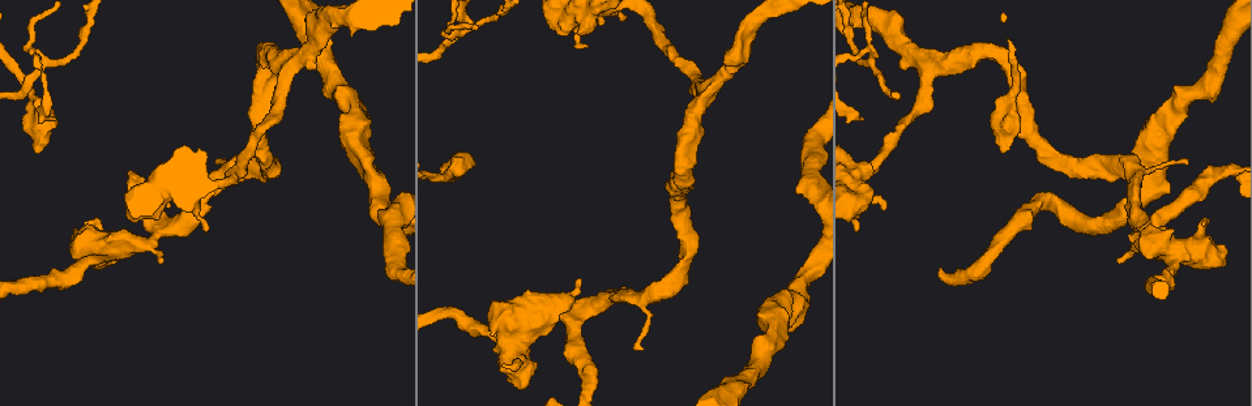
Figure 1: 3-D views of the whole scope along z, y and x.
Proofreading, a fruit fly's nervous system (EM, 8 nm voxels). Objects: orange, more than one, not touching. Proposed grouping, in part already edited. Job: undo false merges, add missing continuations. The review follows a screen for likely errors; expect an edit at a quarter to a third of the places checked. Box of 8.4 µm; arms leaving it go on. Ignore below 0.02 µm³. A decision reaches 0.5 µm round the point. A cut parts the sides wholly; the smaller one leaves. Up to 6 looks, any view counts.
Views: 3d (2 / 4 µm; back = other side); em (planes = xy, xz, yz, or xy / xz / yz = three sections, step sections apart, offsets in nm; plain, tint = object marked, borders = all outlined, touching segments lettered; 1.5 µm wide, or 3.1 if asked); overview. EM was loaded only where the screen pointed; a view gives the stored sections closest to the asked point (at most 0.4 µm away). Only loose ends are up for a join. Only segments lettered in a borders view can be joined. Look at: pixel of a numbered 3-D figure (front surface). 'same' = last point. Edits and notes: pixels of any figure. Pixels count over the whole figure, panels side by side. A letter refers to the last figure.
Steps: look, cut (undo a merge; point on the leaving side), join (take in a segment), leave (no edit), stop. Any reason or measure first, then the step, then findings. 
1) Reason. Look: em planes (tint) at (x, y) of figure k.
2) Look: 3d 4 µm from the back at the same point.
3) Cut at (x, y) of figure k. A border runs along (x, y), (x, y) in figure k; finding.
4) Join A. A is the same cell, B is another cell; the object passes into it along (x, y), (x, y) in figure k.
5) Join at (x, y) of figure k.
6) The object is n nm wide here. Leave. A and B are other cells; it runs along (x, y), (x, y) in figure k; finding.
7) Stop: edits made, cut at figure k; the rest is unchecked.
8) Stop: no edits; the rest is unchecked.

Calibre changes. Look: em planes (tint) at (444, 178) of figure 1.

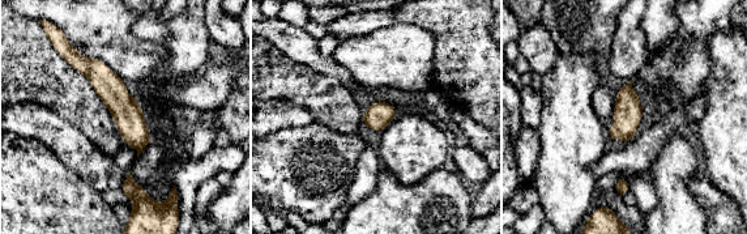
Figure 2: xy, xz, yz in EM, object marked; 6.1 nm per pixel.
What lies round it. Look: em planes (borders) at the same point.

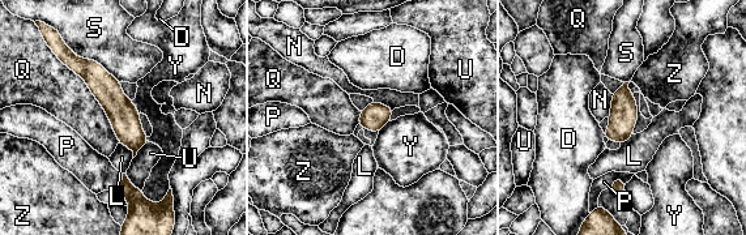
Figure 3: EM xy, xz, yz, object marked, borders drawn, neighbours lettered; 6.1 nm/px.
The longest contact is with Q, 650 nm. Leave. D, L, N, P, Q, S, U, Y and Z are other cells; it runs along (72, 58), (118, 106), (135, 149) in figure 3; continuous, no second neuron.

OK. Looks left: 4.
Branch stops here. Look: em planes (borders) at (582, 31) of figure 1.

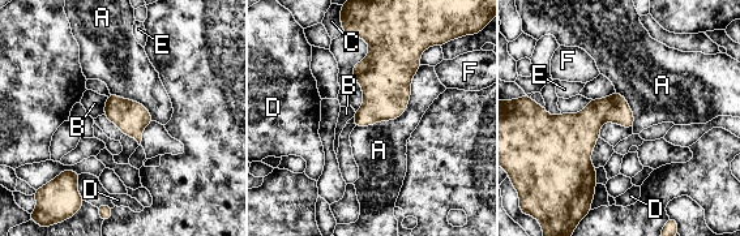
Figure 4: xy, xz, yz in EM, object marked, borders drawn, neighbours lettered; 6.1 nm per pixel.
Leave. A, B, C, D, E and F are other cells; a border runs along (420, 64), (402, 114), (355, 127) in figure 4; no lettered segment goes on from it.

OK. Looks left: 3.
Arms part here. Look: em xz step 4 (tint) at (164, 227) of figure 1.

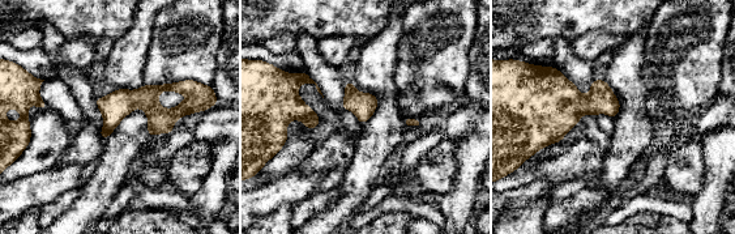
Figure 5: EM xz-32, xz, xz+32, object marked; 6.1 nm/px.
Look: em planes (borders) at the same point.

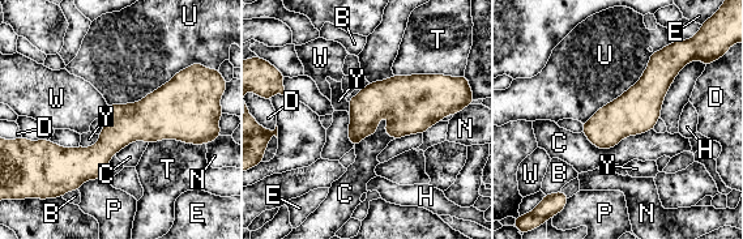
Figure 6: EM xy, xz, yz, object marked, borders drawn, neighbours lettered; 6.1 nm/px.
The longest contact is with U, 700 nm. Leave. B, C, D, E, H, N, P, T, U, W and Y are other cells; a border runs along (217, 68), (107, 105) in figure 6; one neuron here.

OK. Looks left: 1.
Stop: no edits; the rest is unchecked.

